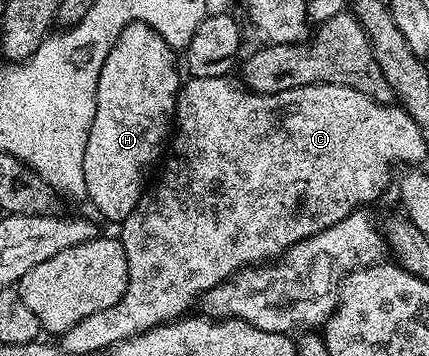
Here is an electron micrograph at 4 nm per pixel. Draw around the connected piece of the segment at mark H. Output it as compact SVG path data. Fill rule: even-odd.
M134 21L121 31L101 67L101 75L97 79L97 107L89 127L83 170L87 188L86 200L92 201L96 211L107 221L126 222L127 216L133 211L133 207L137 207L148 188L147 176L151 173L151 164L159 156L159 160L164 156L169 134L173 129L175 99L179 95L181 84L175 56L176 50L152 26Z

